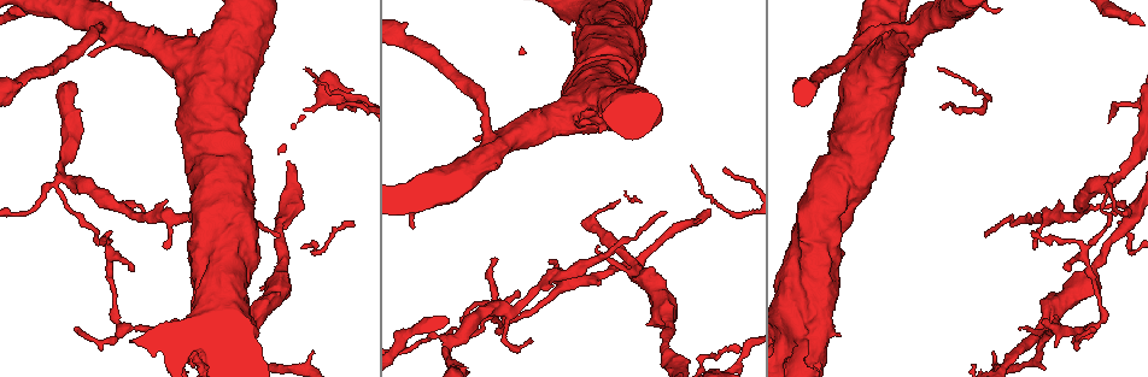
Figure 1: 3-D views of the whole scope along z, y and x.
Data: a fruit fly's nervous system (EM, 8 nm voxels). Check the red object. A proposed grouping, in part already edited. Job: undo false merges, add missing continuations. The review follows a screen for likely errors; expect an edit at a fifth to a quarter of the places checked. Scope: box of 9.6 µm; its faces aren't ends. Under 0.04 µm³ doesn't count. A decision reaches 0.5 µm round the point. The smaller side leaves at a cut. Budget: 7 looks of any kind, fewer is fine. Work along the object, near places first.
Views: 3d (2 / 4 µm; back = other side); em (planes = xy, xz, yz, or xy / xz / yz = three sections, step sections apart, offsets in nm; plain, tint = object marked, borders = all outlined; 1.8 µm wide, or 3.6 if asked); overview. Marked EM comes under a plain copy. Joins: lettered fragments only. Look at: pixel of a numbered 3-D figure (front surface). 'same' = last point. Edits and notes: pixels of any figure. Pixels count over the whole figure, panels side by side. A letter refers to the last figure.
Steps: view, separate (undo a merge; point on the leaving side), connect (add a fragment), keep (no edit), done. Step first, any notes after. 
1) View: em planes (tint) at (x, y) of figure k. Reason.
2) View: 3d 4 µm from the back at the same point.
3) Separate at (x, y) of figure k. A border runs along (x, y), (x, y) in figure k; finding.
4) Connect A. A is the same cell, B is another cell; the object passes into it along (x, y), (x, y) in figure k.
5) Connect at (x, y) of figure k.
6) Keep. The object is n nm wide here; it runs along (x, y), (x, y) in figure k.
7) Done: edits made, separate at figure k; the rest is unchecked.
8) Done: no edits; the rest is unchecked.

View: em yz step 8 (tint) at (1065, 268) of figure 1. An open end.

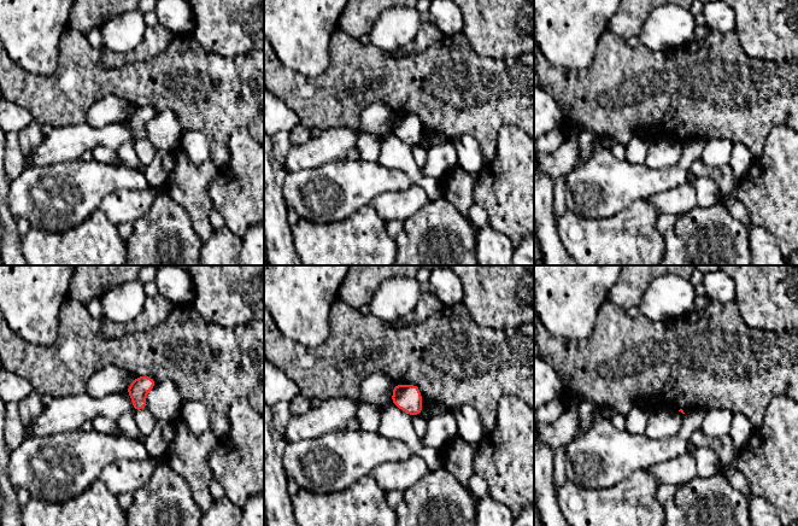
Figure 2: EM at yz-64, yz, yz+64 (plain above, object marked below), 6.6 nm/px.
View: em yz step 8 (borders) at the same point. What lies round it.

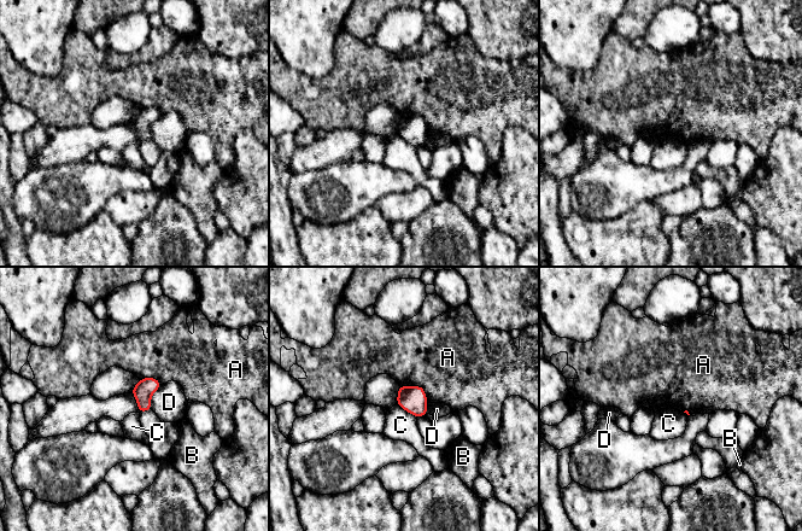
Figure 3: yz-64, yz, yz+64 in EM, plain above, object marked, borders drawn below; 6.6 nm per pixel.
Keep. A, B, C and D are other cells; a border runs along (397, 403), (416, 418) in figure 3; none of them fits.

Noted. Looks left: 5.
View: em xz step 16 (borders) at (449, 340) of figure 1. Four-way junction.

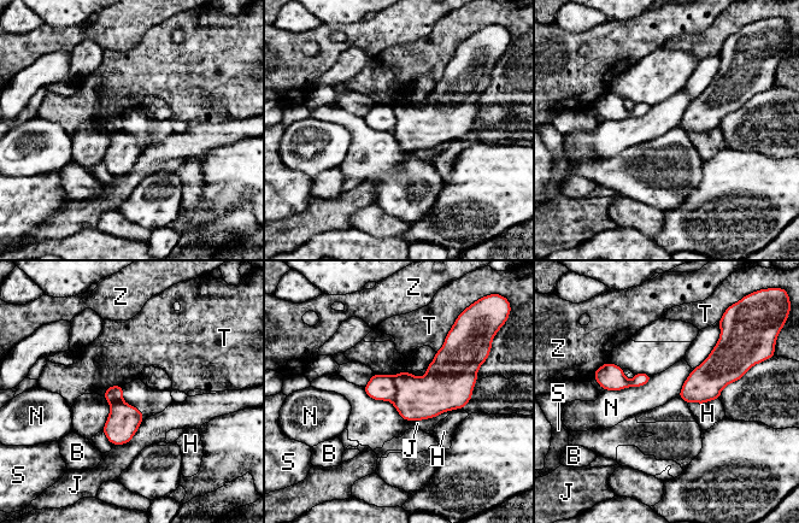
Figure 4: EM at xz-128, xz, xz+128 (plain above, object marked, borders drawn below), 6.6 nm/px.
Separate at (417, 398) of figure 4. The object is 50 nm wide here; the longest contact is with N, 340 nm; B, H, J, N, S, T and Z are other cells; two neurons meet here.

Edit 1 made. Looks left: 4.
View: overview. See it whole again.

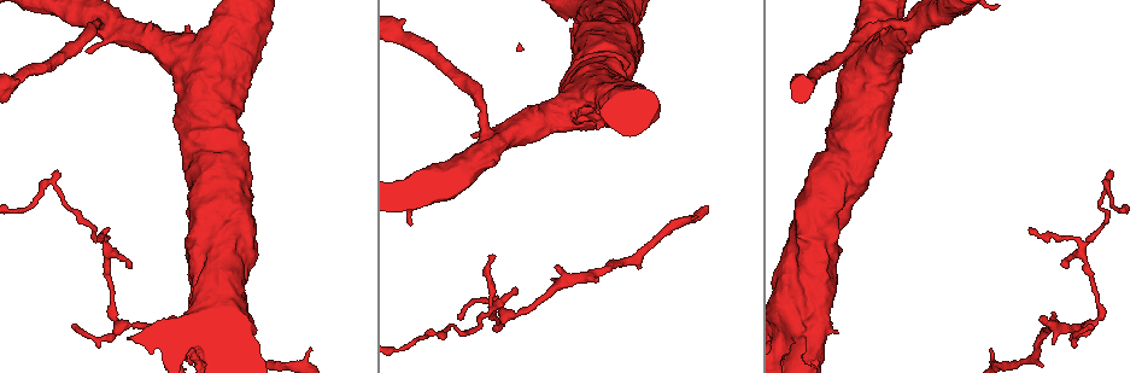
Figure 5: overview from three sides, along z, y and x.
View: 3d 4 µm at (76, 327) of figure 5. Branch stops here.

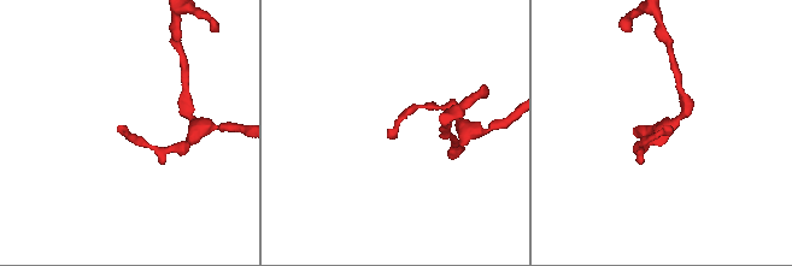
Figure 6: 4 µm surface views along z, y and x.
View: em 3.6 µm yz step 16 (tint) at (120, 130) of figure 6. Need the tissue.

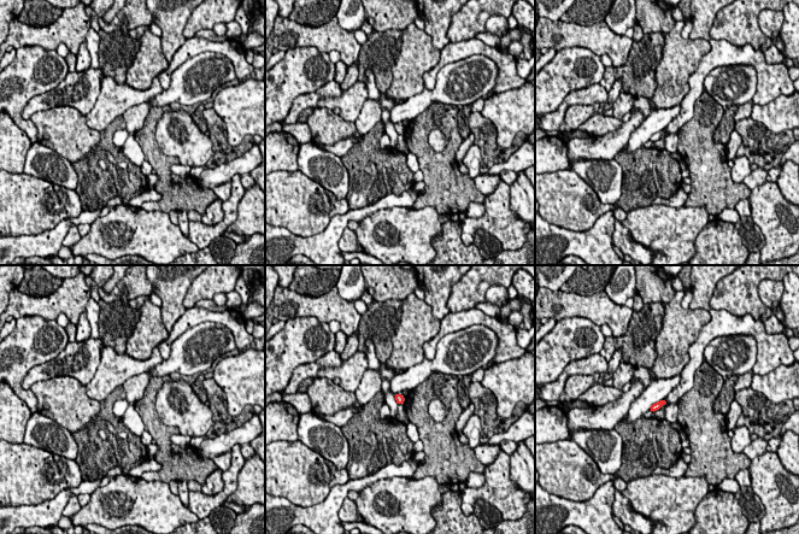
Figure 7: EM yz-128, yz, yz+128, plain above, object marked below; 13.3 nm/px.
View: em 3.6 µm planes (borders) at the same point.

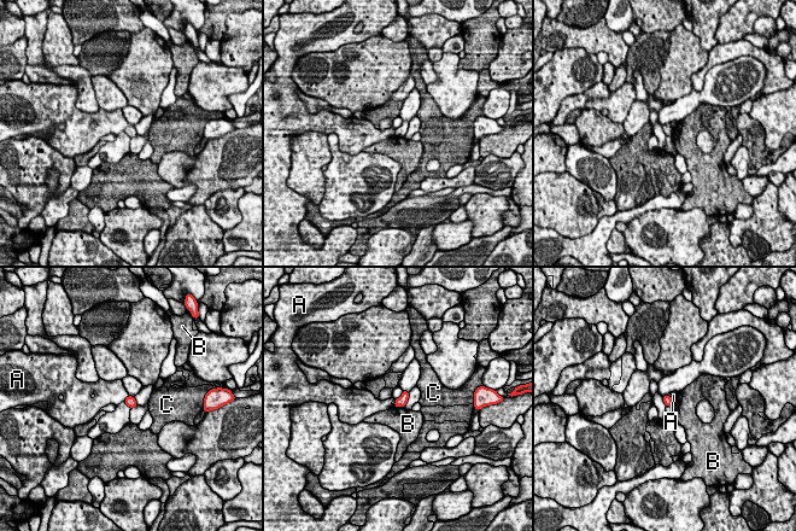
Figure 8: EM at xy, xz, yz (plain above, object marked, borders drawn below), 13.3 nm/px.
Keep. A, B and C are other cells; no lettered fragment goes on from it.

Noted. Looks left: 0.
Done: edits made, separate at figure 4; the rest is unchecked.

